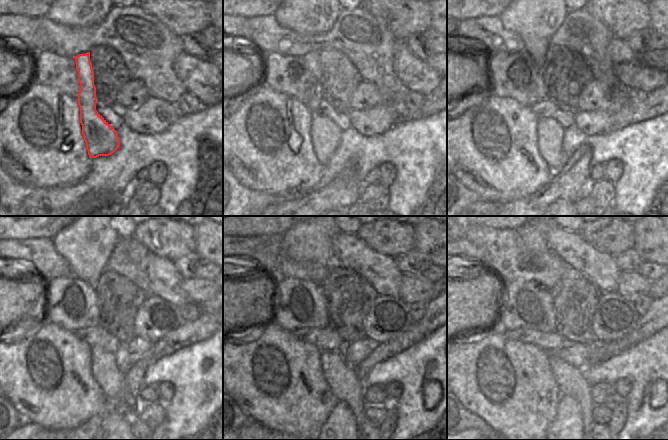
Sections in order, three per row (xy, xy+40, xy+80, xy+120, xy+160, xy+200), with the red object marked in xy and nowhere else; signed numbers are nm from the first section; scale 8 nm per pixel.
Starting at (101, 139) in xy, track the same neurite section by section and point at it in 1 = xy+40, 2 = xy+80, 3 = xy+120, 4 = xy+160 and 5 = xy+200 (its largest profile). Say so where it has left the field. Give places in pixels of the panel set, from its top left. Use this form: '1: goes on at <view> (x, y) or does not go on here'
1: goes on at xy+40 (325, 135)
2: goes on at xy+80 (549, 134)
3: goes on at xy+120 (104, 369)
4: goes on at xy+160 (341, 378)
5: goes on at xy+200 (571, 381)

